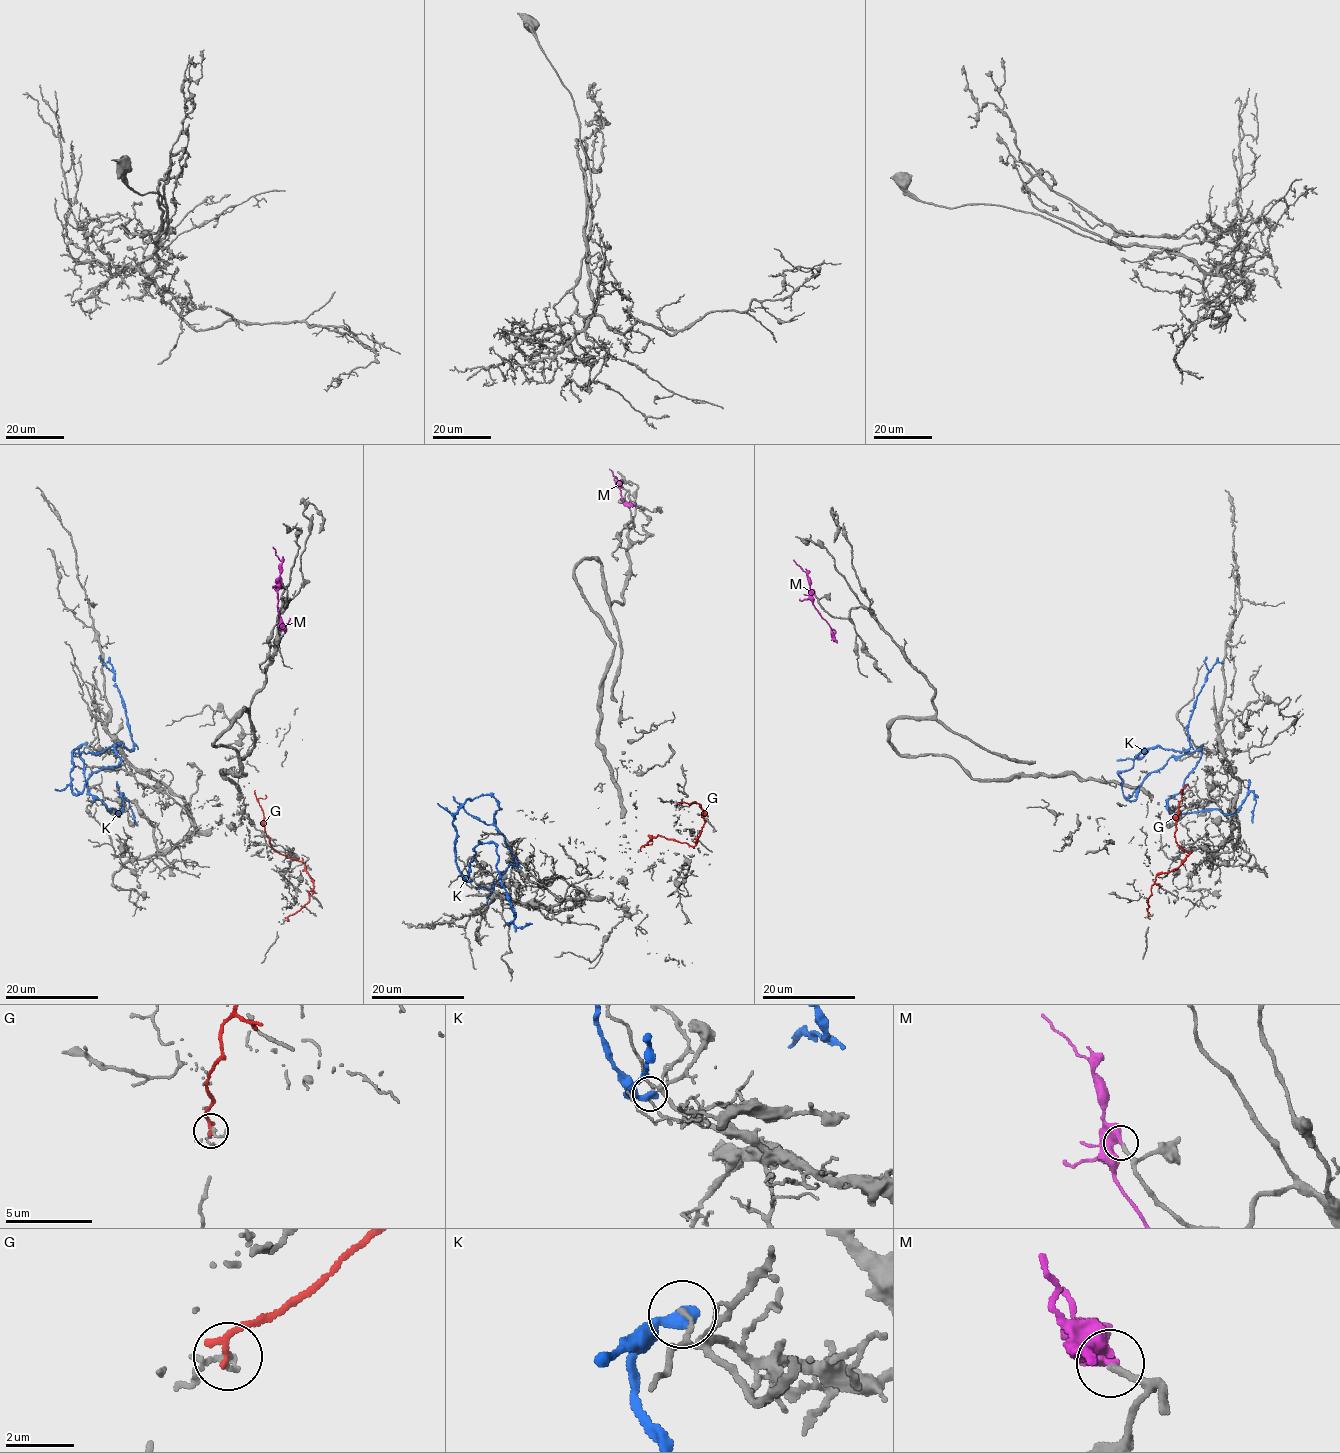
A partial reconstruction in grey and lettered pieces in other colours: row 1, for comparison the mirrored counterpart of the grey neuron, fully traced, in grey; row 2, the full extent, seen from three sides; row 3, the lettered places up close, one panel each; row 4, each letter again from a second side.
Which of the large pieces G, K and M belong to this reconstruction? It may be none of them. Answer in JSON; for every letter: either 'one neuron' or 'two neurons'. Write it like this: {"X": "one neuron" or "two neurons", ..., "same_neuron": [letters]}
{"G": "two neurons", "K": "two neurons", "M": "one neuron", "same_neuron": ["M"]}

